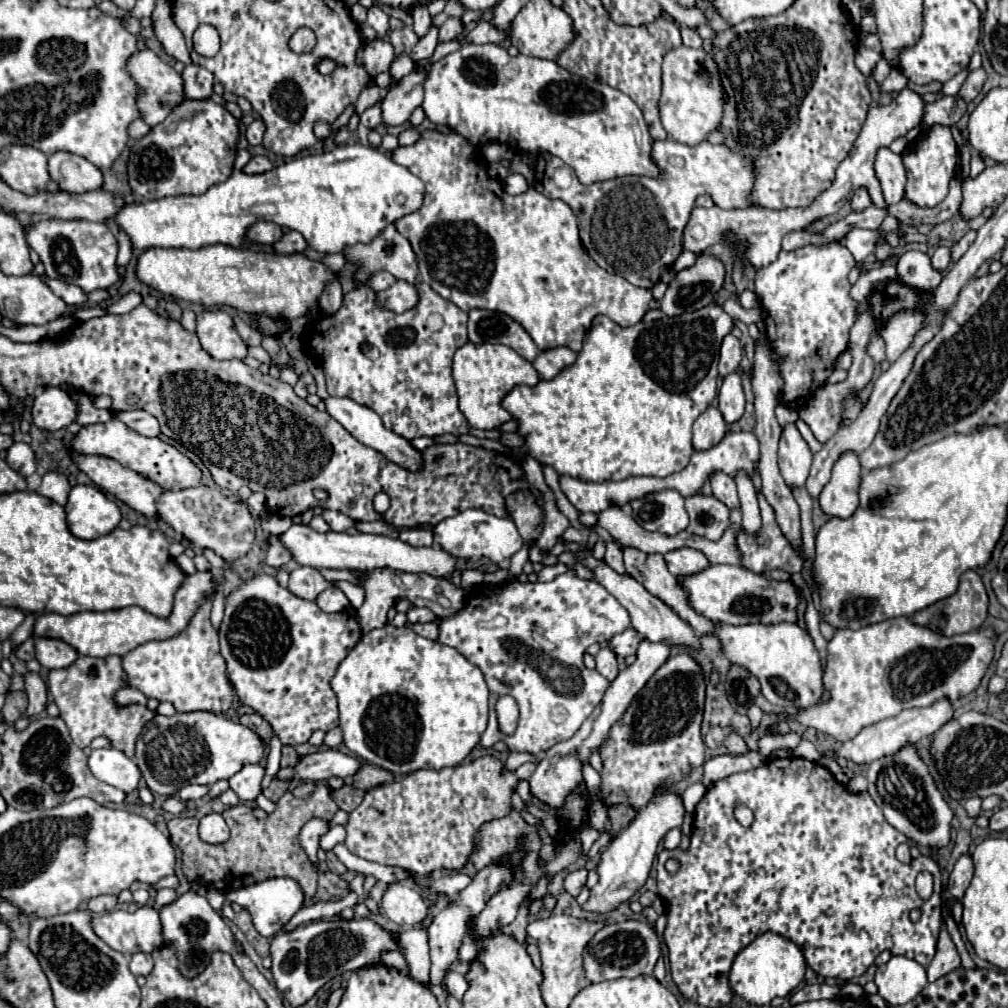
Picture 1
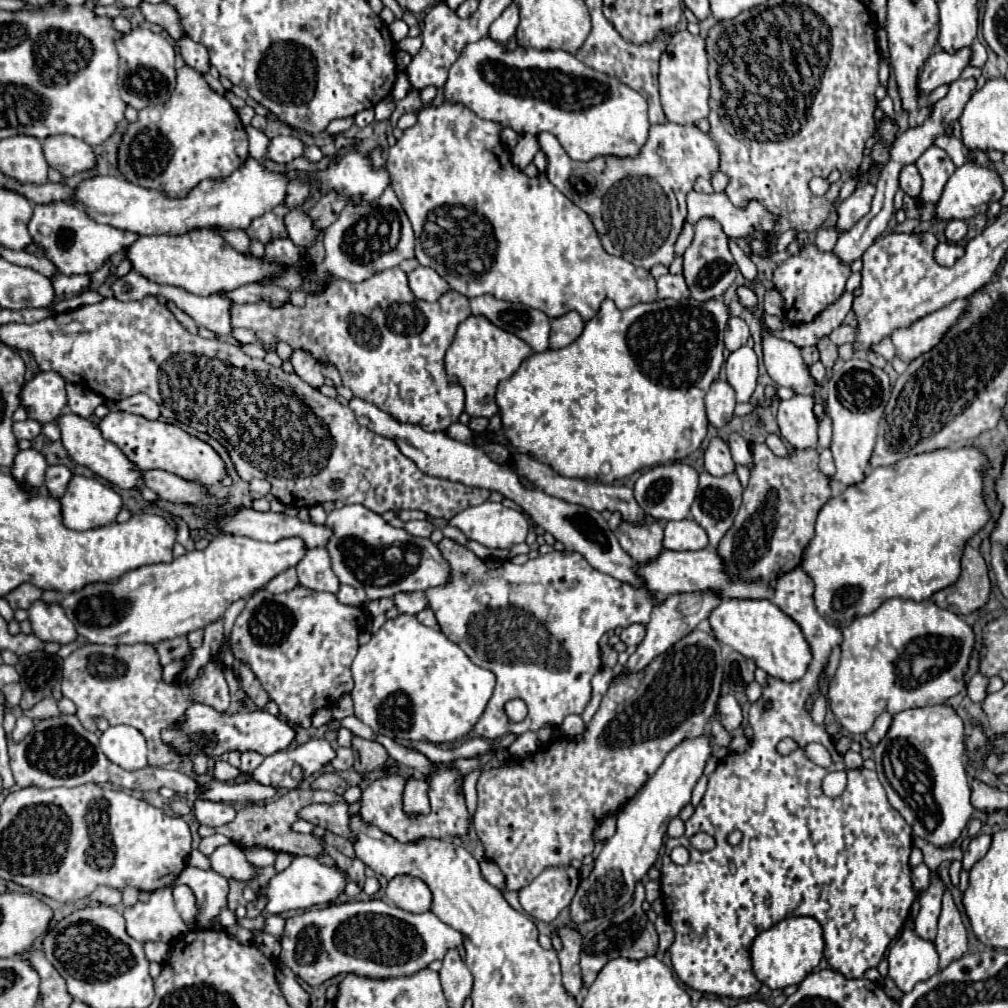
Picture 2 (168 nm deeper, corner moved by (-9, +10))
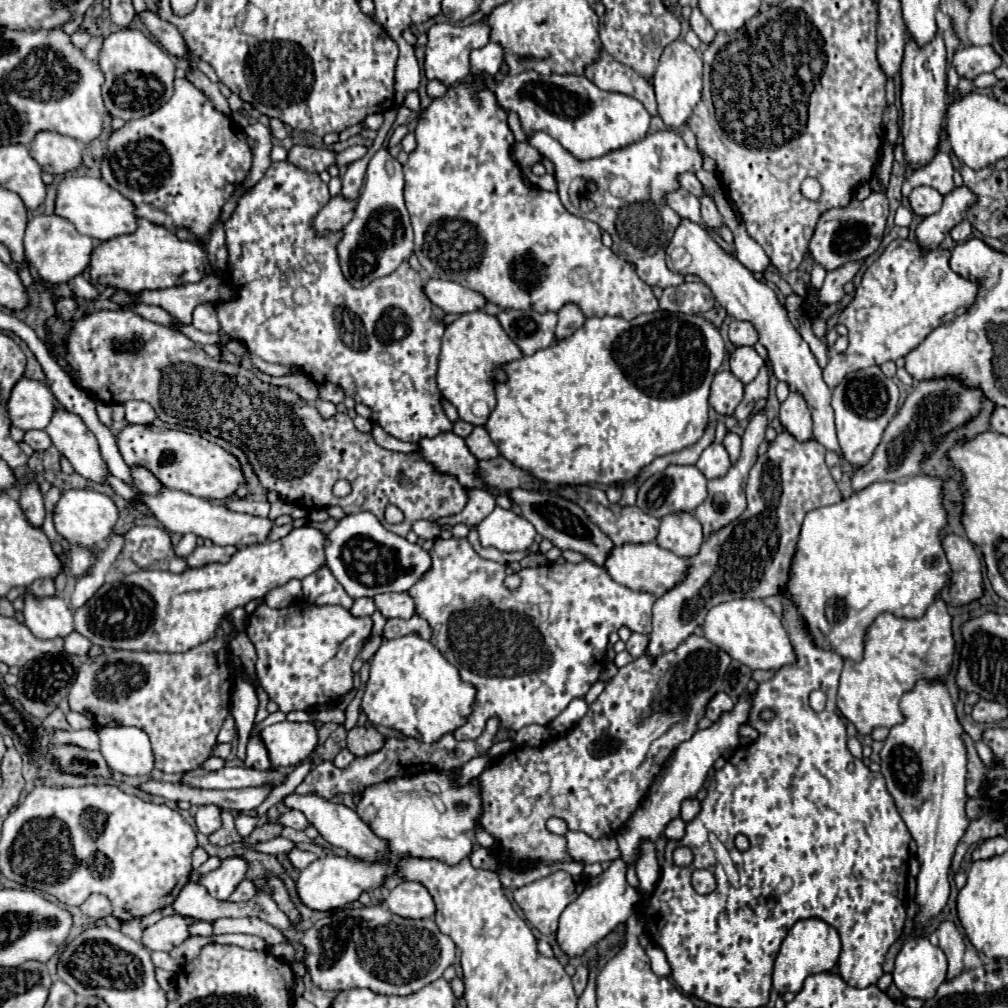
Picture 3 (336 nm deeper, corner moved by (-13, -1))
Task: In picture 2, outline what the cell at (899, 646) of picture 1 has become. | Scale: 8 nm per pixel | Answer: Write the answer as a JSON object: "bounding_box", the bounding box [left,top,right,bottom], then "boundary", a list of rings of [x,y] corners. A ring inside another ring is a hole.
{"bounding_box":[828,599,974,735],"boundary":[[[888,599],[884,601],[874,613],[870,615],[862,615],[862,617],[856,617],[846,629],[842,629],[844,633],[844,641],[842,641],[842,653],[840,653],[840,665],[838,665],[838,671],[830,683],[830,689],[828,689],[828,701],[830,701],[830,709],[834,711],[834,715],[838,717],[838,721],[842,723],[842,729],[856,735],[856,733],[866,733],[872,723],[876,721],[876,717],[880,713],[900,713],[904,709],[912,709],[912,707],[926,707],[926,705],[938,705],[938,703],[944,703],[946,699],[950,699],[952,695],[960,693],[964,689],[964,671],[968,667],[968,659],[970,659],[970,653],[972,653],[972,647],[974,647],[974,633],[972,629],[958,617],[954,615],[952,611],[948,609],[940,609],[934,601],[906,601],[906,599]]]}

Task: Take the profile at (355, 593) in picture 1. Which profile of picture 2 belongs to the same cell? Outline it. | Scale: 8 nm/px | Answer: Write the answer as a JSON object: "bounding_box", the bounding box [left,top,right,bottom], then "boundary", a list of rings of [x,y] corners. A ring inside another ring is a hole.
{"bounding_box":[296,547,340,593],"boundary":[[[324,547],[310,549],[306,557],[296,565],[298,581],[300,585],[314,589],[314,591],[328,591],[338,593],[340,581],[336,581],[336,575],[330,567],[330,557]]]}

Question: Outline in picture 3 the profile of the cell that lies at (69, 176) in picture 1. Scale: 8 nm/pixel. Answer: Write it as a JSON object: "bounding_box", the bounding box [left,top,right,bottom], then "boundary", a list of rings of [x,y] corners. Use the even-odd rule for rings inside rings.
{"bounding_box":[30,132,82,176],"boundary":[[[40,132],[30,146],[30,154],[44,172],[58,176],[80,168],[82,144],[56,132]]]}

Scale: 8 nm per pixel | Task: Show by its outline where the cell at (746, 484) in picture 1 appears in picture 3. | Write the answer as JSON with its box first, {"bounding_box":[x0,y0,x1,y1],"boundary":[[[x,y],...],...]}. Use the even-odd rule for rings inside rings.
{"bounding_box":[724,432,742,462],"boundary":[[[728,432],[728,434],[726,434],[726,438],[724,438],[724,448],[728,450],[730,460],[732,460],[732,462],[736,462],[736,460],[738,460],[738,456],[740,456],[740,450],[742,450],[742,440],[740,440],[740,436],[738,436],[738,434]]]}

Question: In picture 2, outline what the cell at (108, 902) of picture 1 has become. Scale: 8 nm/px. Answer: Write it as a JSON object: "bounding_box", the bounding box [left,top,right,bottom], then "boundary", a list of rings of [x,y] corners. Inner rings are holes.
{"bounding_box":[90,887,122,907],"boundary":[[[98,887],[96,891],[90,893],[90,901],[98,901],[102,905],[116,907],[122,901],[122,893],[116,891],[116,889],[110,889],[110,887]]]}

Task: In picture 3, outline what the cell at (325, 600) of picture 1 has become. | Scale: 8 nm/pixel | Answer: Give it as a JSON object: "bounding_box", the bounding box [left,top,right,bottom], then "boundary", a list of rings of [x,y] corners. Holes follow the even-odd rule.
{"bounding_box":[350,598,376,616],"boundary":[[[360,598],[360,600],[356,600],[352,604],[350,614],[352,616],[372,616],[374,610],[376,610],[376,606],[374,606],[374,600],[372,598]]]}

